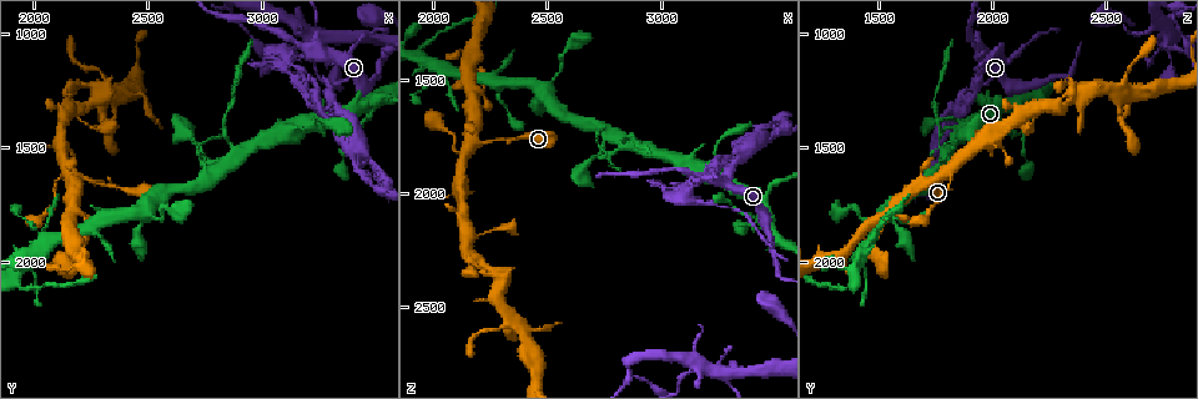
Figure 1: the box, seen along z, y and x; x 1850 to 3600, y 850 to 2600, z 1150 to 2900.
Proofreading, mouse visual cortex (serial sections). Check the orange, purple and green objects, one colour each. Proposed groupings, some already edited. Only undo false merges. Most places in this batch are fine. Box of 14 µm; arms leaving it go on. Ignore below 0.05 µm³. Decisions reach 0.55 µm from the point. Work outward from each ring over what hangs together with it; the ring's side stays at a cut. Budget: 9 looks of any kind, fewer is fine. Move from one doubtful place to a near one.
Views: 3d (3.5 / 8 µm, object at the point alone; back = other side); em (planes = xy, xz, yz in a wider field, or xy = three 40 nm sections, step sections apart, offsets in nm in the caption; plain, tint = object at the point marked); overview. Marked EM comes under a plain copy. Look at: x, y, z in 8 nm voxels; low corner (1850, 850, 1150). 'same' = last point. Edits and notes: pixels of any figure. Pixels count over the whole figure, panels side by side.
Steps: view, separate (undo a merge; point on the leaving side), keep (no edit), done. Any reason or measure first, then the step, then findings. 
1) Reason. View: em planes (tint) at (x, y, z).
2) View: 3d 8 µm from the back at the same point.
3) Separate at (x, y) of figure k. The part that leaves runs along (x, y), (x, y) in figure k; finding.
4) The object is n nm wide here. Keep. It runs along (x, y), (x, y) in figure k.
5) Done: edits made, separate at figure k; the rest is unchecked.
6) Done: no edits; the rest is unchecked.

Thin arm on a thick one. View: 3d 3.5 µm at (2910, 1530, 1790).

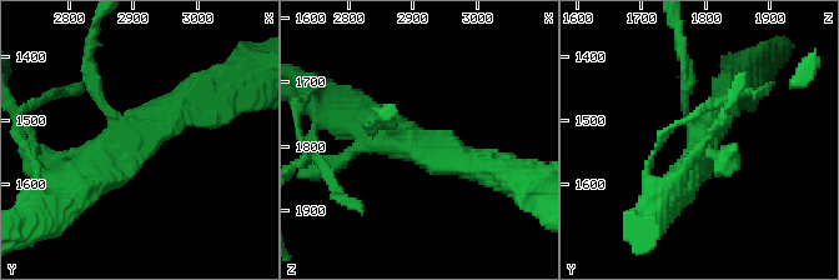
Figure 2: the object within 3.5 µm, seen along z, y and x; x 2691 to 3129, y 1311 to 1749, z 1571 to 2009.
Now the EM. View: em xy step 5 (tint) at (2905, 1530, 1795).

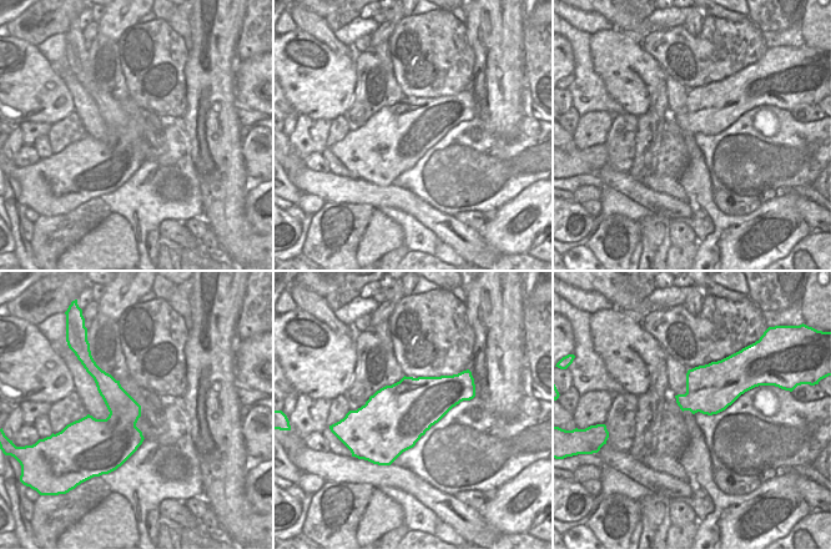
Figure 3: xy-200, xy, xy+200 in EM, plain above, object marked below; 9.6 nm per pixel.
The object is 650 nm wide here. Keep. It runs along (204, 98), (154, 121), (74, 190) in figure 2; continuous, no second cell.

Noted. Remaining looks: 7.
Thin arm on a thick one. View: 3d 3.5 µm at (2180, 1630, 1770).

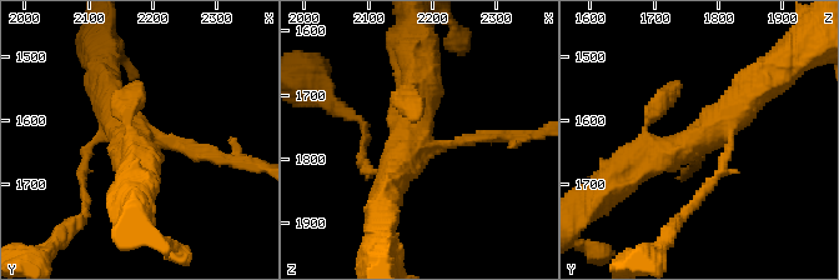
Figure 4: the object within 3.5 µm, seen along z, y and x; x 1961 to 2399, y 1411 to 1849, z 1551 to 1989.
4 arms meet here; the arms are 100, 150, 450, 450 nm wide. View: em xy step 1 (tint) at (2180, 1625, 1780).

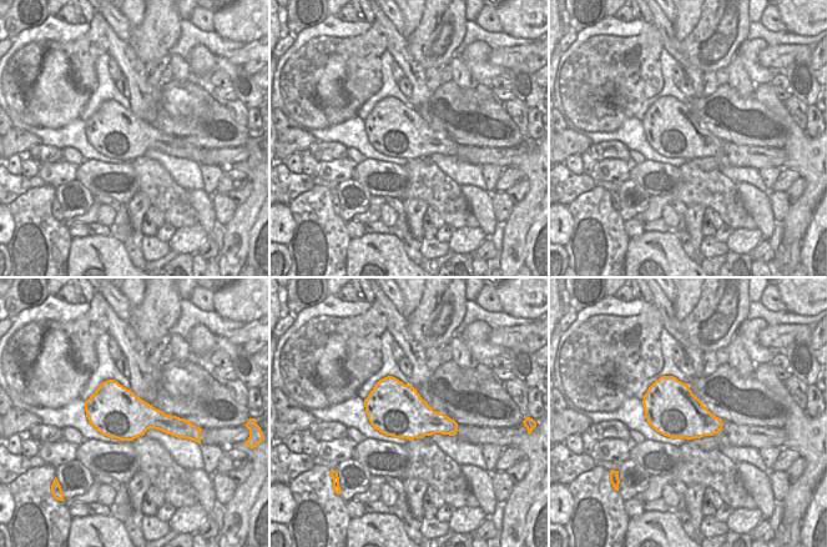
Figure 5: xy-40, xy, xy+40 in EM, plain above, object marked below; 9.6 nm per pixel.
Keep. It runs along (217, 160), (137, 138), (106, 88) in figure 4; continuous, no second cell.

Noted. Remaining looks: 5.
Branch point. View: 3d 3.5 µm at (2110, 1450, 1970).

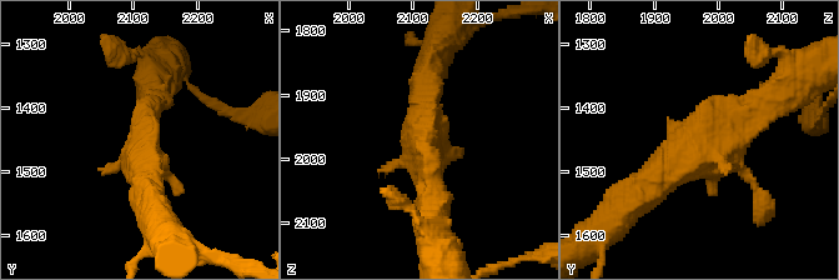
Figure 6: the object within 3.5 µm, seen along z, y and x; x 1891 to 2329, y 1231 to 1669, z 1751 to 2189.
View: em xy step 3 (tint) at (2120, 1465, 1965).

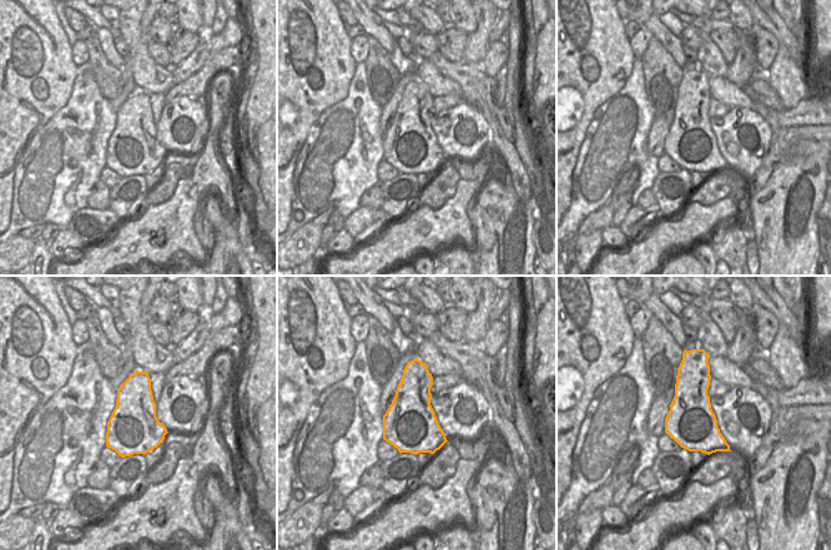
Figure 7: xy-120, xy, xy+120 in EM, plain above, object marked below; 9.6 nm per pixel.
Keep. It runs along (633, 203), (723, 119), (760, 103) in figure 6; continuous, no second cell.

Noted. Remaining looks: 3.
Two arms at a narrow angle. View: 3d 3.5 µm at (3280, 1250, 1920).

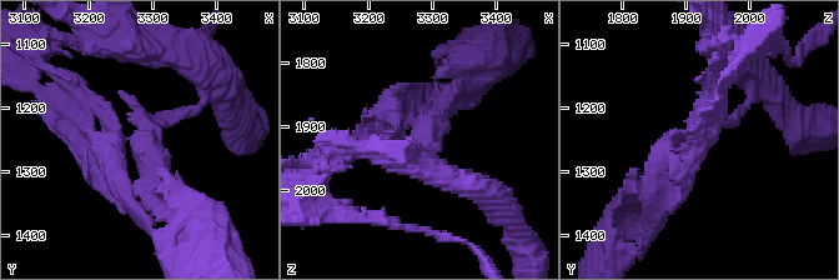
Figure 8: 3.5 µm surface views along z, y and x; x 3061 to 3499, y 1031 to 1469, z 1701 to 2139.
View: em xy step 1 (tint) at (3285, 1250, 1915).

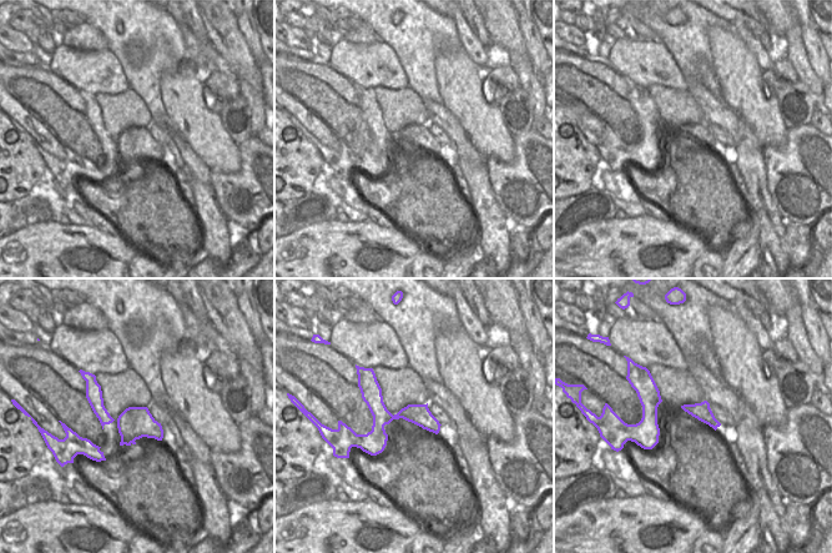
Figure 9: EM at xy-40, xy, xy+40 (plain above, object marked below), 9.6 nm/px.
Cut it another way. View: em planes (tint) at the same point.

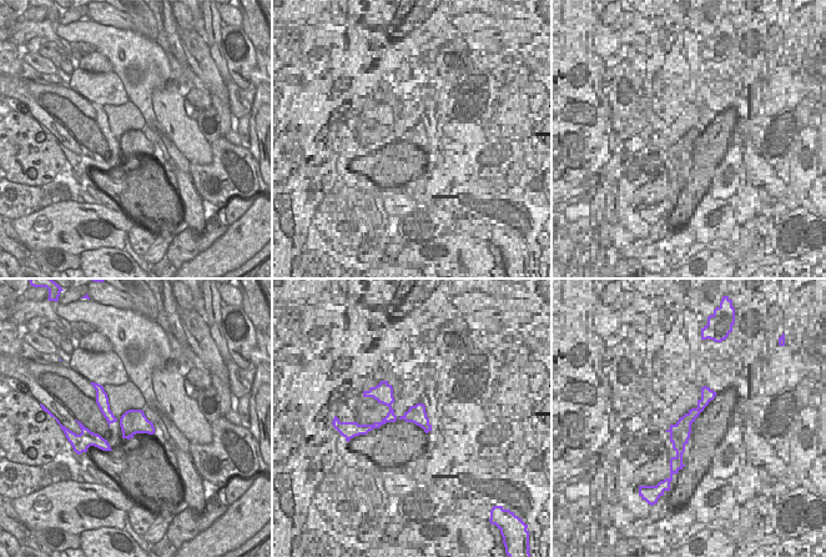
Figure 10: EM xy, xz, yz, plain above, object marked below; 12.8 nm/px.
Separate at (115, 121) of figure 8. A second cell is stuck on.

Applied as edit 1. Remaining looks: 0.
Done: edits made, separate at figure 8; the rest is unchecked.

